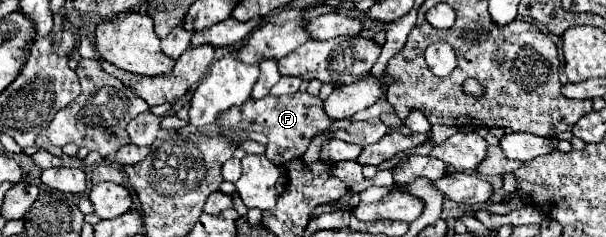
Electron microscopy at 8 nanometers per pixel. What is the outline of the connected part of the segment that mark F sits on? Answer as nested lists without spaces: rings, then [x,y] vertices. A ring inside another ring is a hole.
[[[295,92],[291,96],[265,96],[261,100],[247,100],[243,106],[235,106],[235,110],[227,110],[223,118],[219,118],[217,124],[221,126],[247,126],[251,132],[261,132],[269,138],[265,156],[277,164],[283,166],[291,158],[299,158],[305,154],[307,146],[311,144],[313,136],[321,130],[329,128],[331,120],[323,114],[323,102],[319,96],[311,96],[309,92]]]

